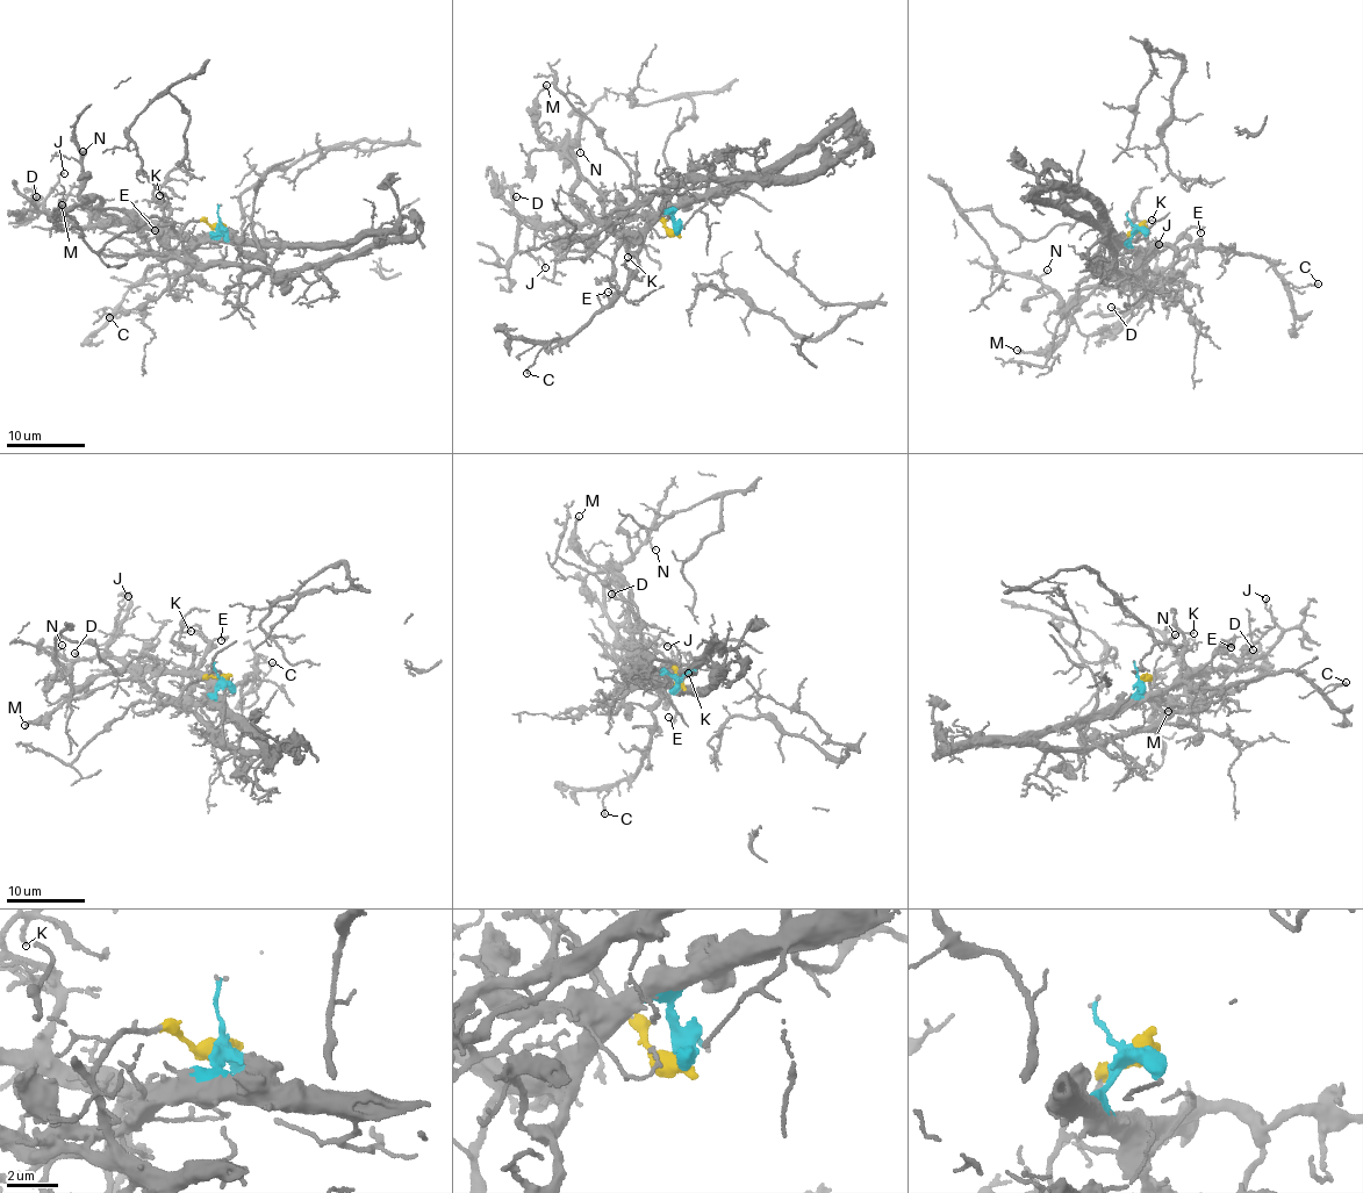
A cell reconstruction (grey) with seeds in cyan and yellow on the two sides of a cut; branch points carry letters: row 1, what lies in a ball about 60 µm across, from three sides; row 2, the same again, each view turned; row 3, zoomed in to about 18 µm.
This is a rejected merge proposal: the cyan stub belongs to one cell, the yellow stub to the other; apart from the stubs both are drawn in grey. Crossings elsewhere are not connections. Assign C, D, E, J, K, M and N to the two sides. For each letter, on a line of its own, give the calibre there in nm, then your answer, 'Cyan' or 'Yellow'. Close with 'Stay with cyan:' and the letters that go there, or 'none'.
C: Thickness 170 nm. Cyan
D: Thickness 160 nm. Cyan
E: Thickness 180 nm. Cyan
J: Thickness 140 nm. Cyan
K: Thickness 110 nm. Cyan
M: Thickness 160 nm. Cyan
N: Thickness 150 nm. Cyan
Stay with cyan: C, D, E, J, K, M, N

